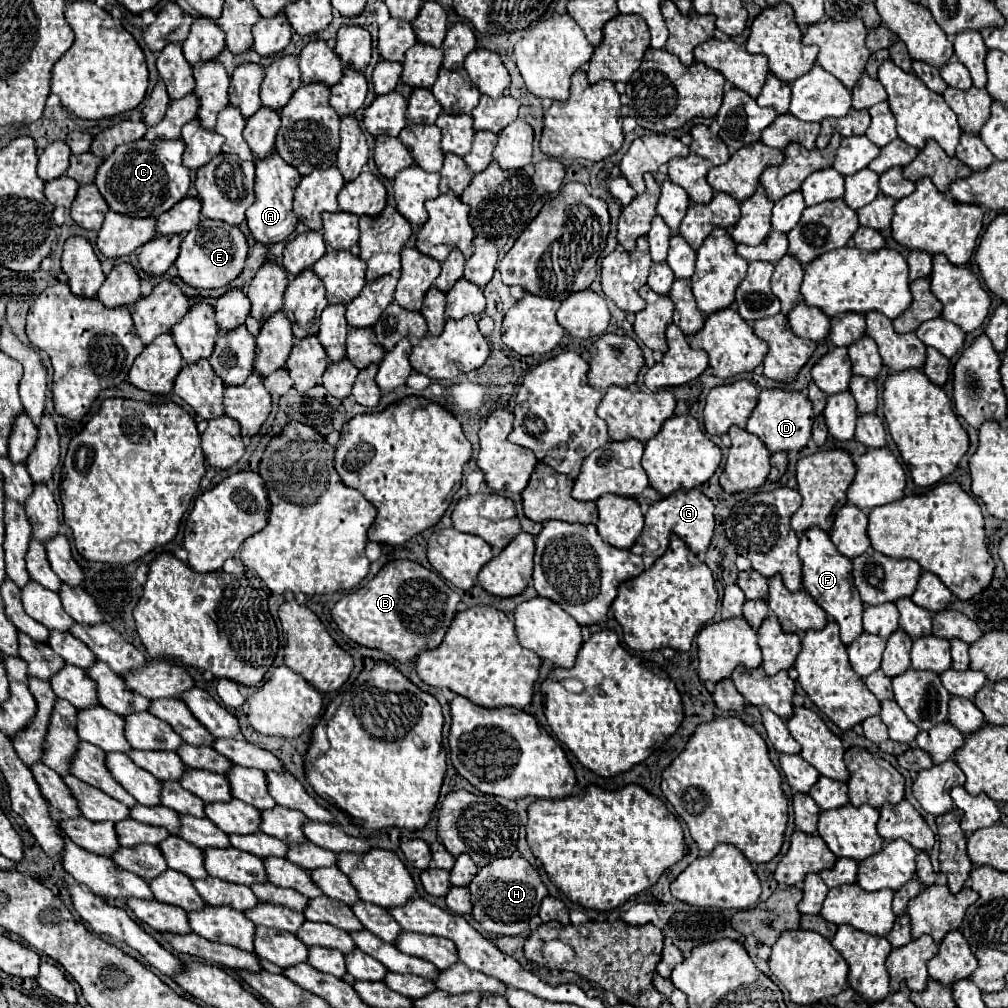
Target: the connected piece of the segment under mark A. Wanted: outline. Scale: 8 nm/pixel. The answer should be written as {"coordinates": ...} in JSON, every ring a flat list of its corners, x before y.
{"coordinates":[[273,152,263,160,255,160,255,202,247,208,247,224,257,242,275,244,285,240,297,224,297,216,293,214,293,190,301,182,301,174,297,168,285,164,285,160]]}

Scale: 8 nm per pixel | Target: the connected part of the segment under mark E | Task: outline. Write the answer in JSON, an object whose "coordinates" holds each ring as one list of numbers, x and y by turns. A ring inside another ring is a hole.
{"coordinates":[[201,218,197,228,189,230,181,242,181,254,175,260,177,274,189,286,195,288,219,288,237,278,243,270,243,262,247,258,247,240,245,234,223,220]]}

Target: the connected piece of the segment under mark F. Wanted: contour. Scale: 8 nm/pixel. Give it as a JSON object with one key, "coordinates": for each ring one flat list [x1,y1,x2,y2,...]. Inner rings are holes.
{"coordinates":[[817,526,801,534,799,558,803,562,803,588,817,600,817,604,827,612,827,616,841,626,843,644,853,642,863,632,863,624,861,624,863,602,857,588,851,584,851,568,853,568,851,560,845,558,835,548,829,534]]}

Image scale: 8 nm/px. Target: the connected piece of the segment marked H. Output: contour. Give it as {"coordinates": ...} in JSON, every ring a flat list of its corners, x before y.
{"coordinates":[[521,856,499,858,495,862,485,864,469,884,473,918,481,924,485,932,517,936,529,928,529,922,539,912,541,900,547,896,547,888,543,886,539,872]]}

